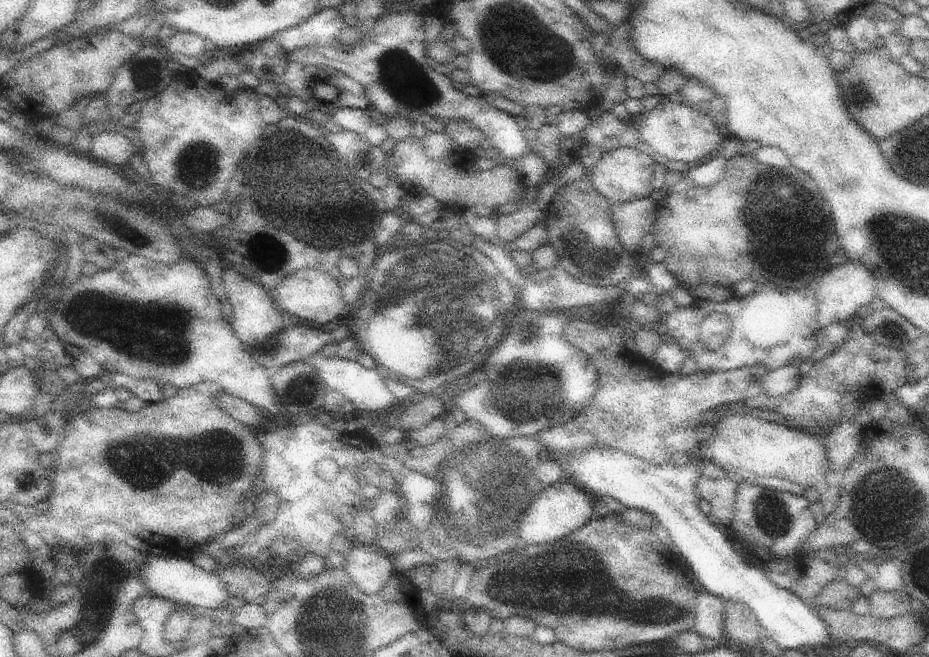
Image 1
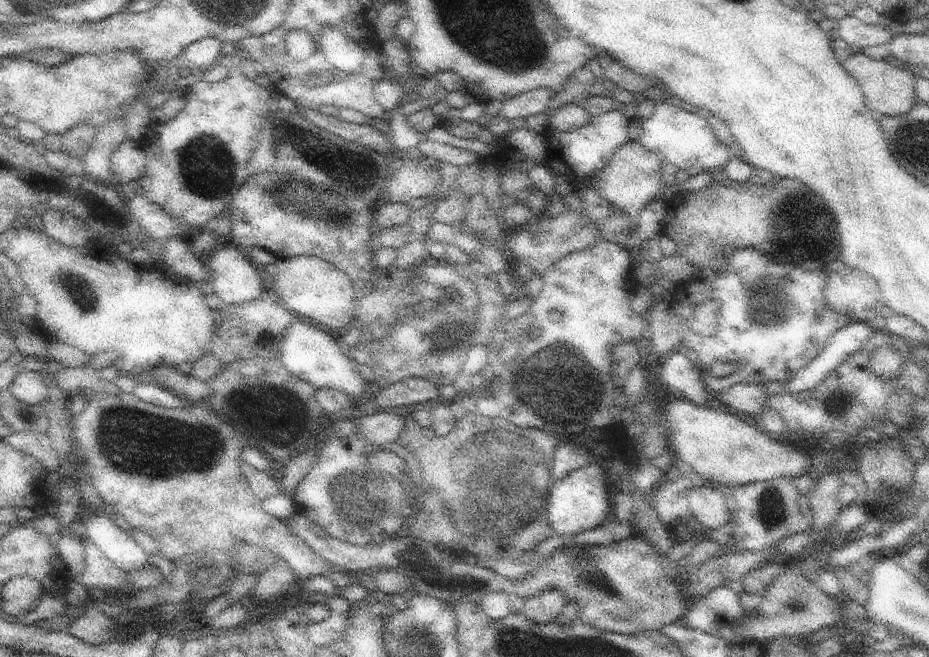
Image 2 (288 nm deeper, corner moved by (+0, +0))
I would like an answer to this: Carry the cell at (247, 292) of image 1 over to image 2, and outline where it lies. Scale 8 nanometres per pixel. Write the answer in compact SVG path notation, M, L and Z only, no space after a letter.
M221 244L213 248L209 258L205 258L209 268L209 286L225 304L241 304L245 300L257 300L267 296L259 266L249 262L245 250L233 244Z

